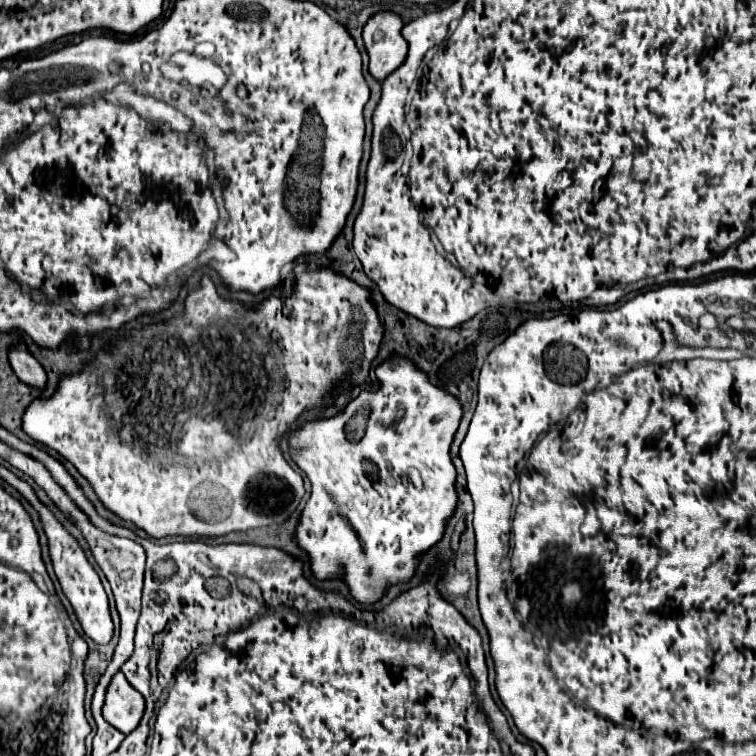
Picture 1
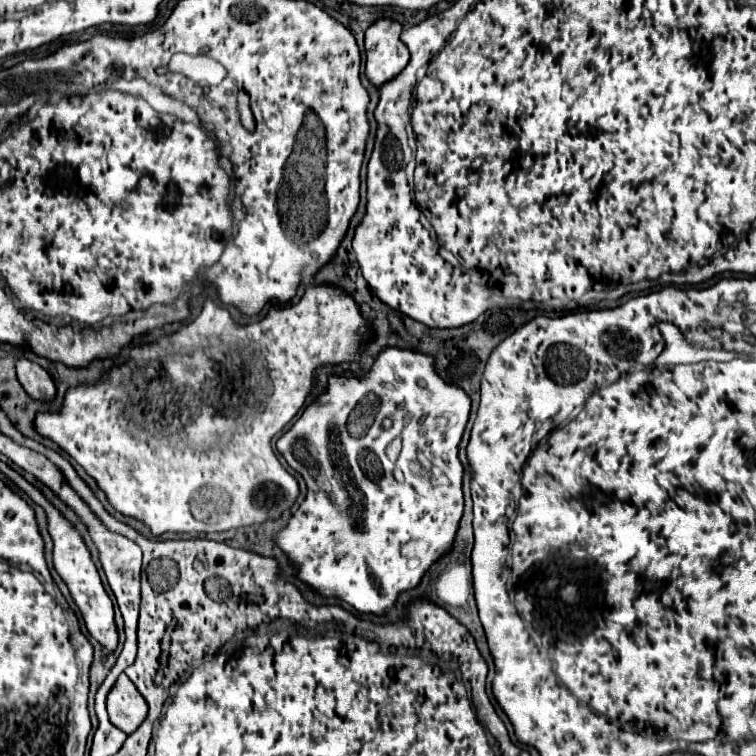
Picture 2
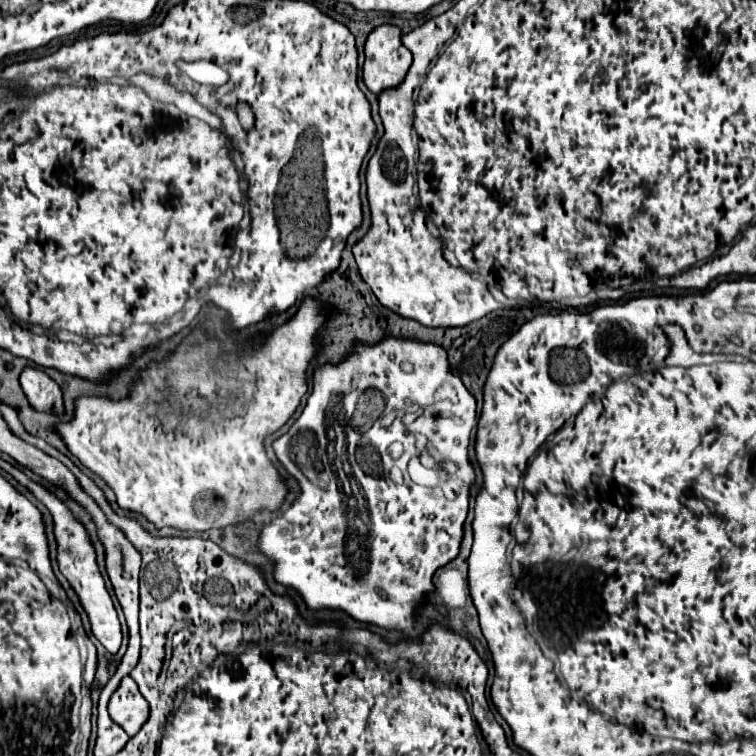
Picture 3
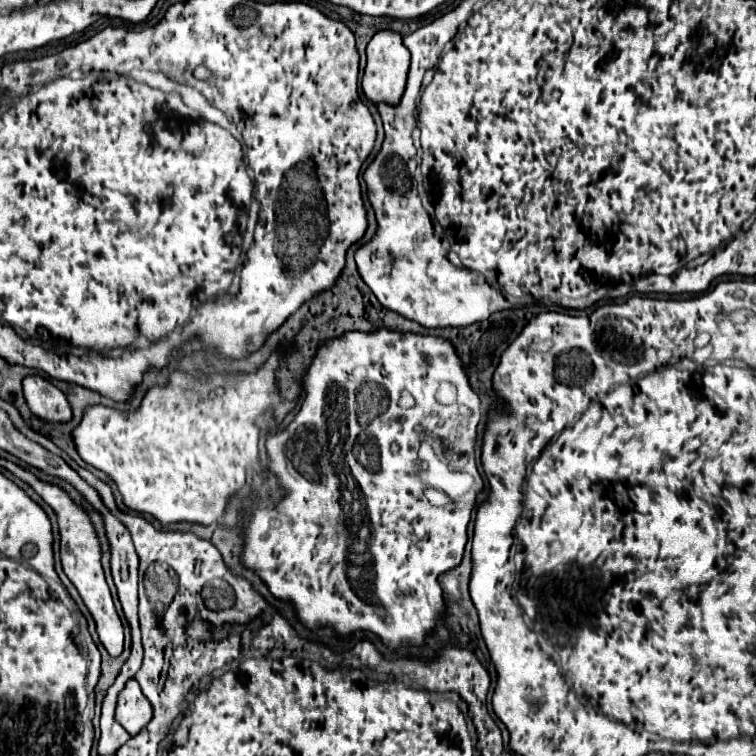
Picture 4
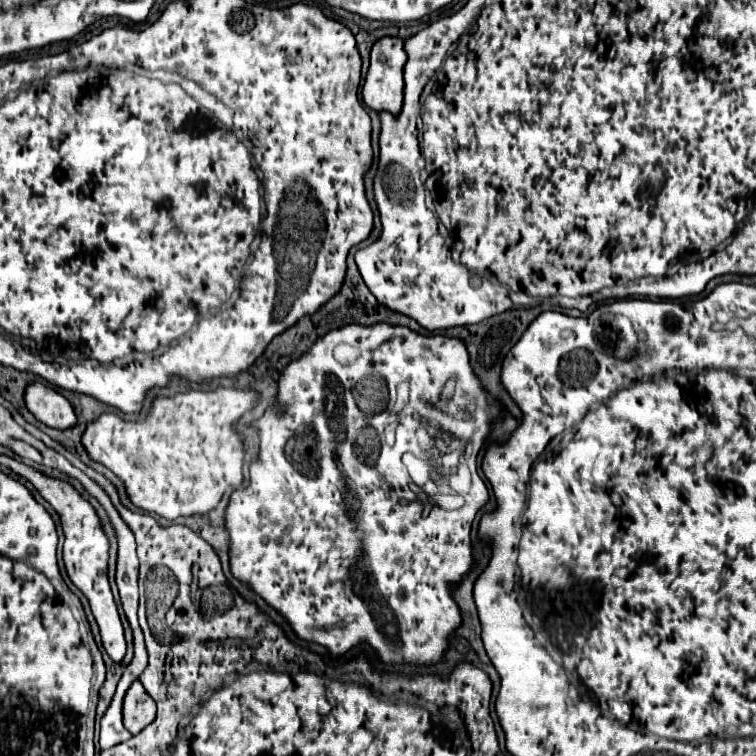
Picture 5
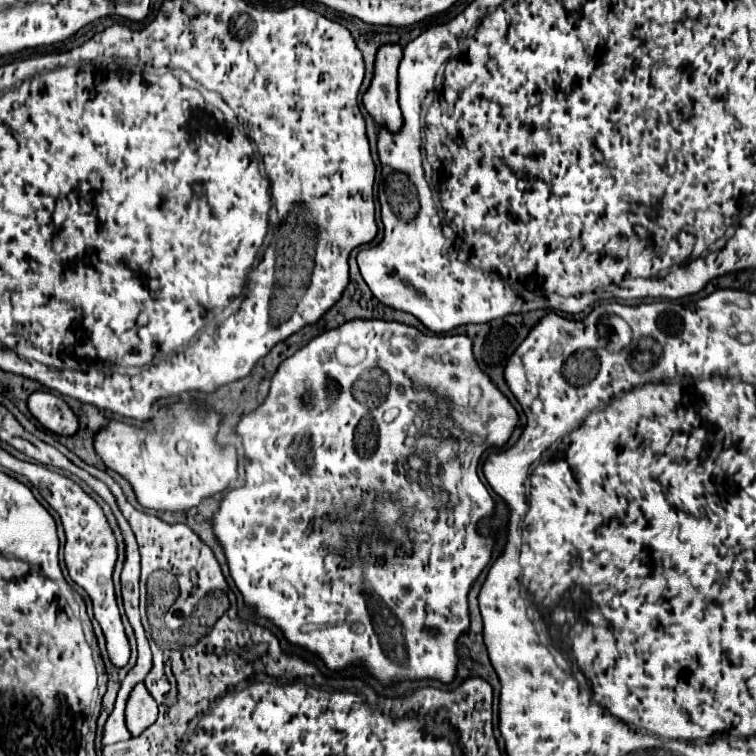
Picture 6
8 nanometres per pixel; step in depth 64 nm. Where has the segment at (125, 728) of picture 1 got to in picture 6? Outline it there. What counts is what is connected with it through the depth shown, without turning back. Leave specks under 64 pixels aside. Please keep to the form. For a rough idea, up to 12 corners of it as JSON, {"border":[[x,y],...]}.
{"border":[[140,682],[128,696],[126,726],[142,734],[158,718],[158,704]]}

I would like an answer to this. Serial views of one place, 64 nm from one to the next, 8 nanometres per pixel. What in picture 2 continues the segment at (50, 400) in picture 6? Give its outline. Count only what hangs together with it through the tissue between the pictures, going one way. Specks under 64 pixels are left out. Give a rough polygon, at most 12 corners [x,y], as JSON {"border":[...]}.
{"border":[[16,360],[20,384],[32,398],[56,394],[50,374],[36,362]]}

